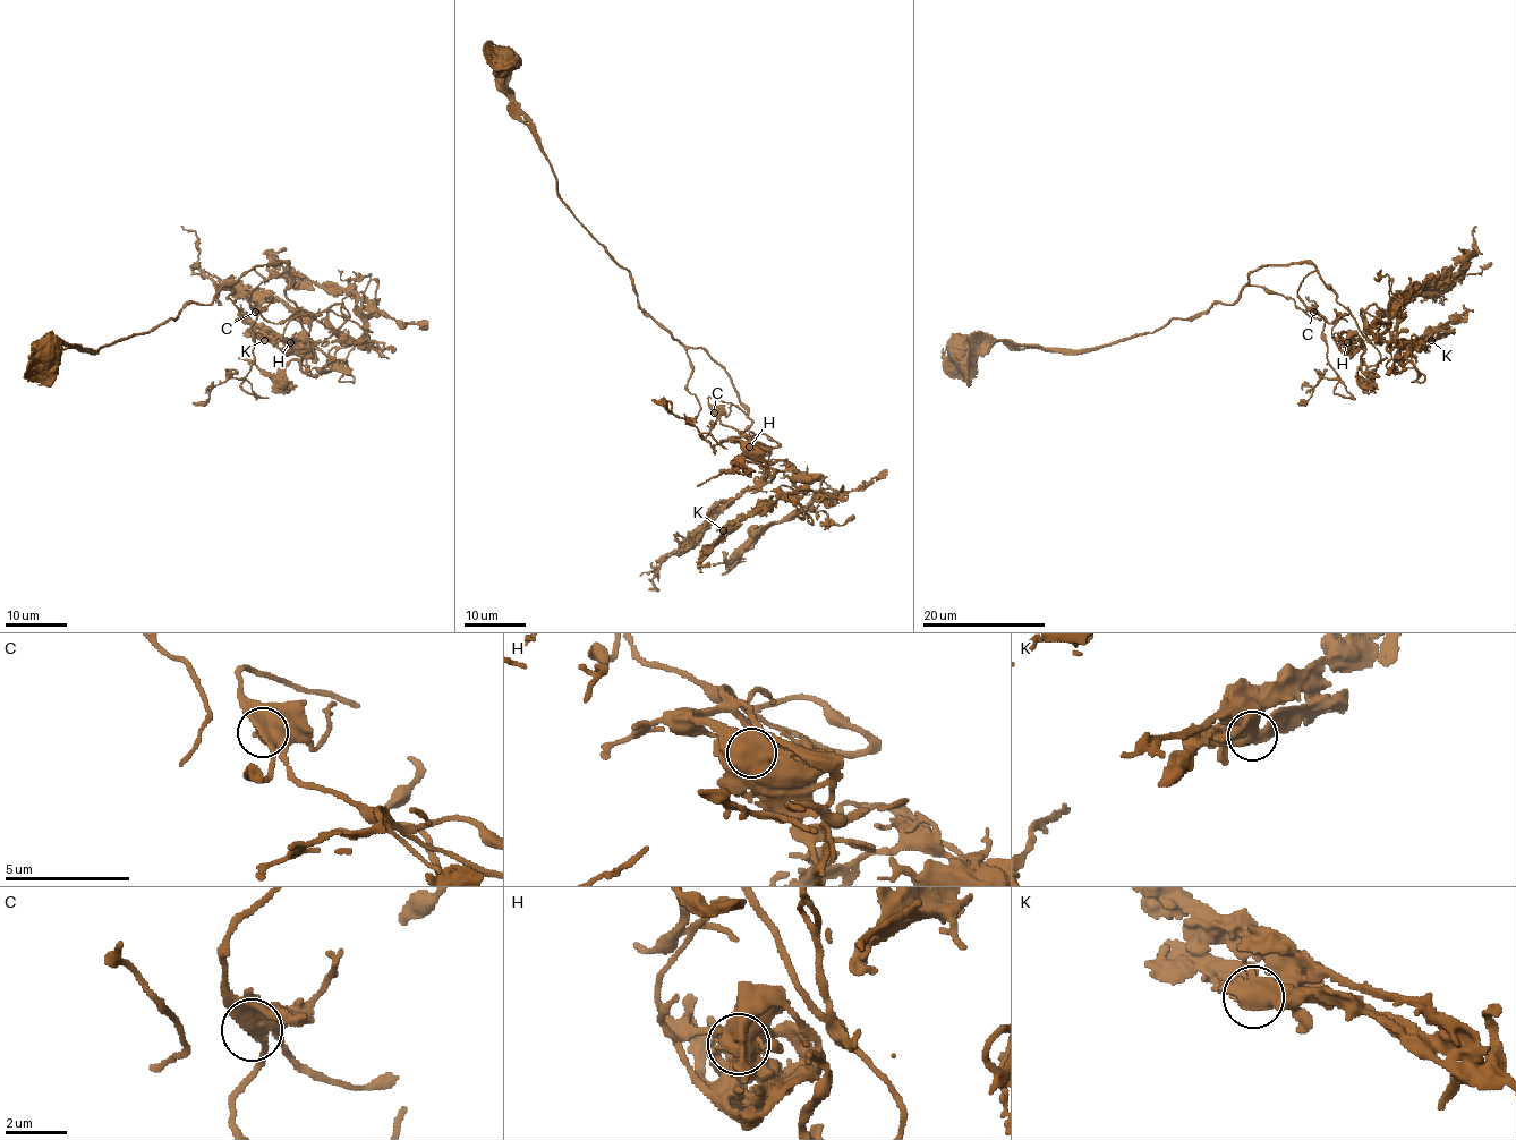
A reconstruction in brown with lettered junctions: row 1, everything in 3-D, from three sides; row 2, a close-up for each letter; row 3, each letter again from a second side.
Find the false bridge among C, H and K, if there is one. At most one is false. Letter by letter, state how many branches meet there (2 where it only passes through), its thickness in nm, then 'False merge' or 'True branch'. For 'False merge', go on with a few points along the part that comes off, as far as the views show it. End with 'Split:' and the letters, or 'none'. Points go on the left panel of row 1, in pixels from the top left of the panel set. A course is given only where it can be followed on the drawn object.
C: Branches: 4. Thickness 440 nm. True branch
H: Branches: 4. Thickness 500 nm. True branch
K: Branches: 4. Thickness 460 nm. True branch
Split: none

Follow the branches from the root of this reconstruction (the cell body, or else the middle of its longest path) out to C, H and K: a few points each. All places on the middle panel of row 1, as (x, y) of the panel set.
C: (504, 59), (509, 100), (558, 197), (630, 274), (637, 301), (703, 348), (747, 411), (708, 397), (713, 413)
H: (504, 59), (509, 100), (541, 145), (558, 197), (630, 274), (637, 301), (724, 369), (761, 457), (749, 447)
K: (504, 59), (558, 197), (637, 301), (724, 369), (761, 464), (798, 474), (723, 532)

